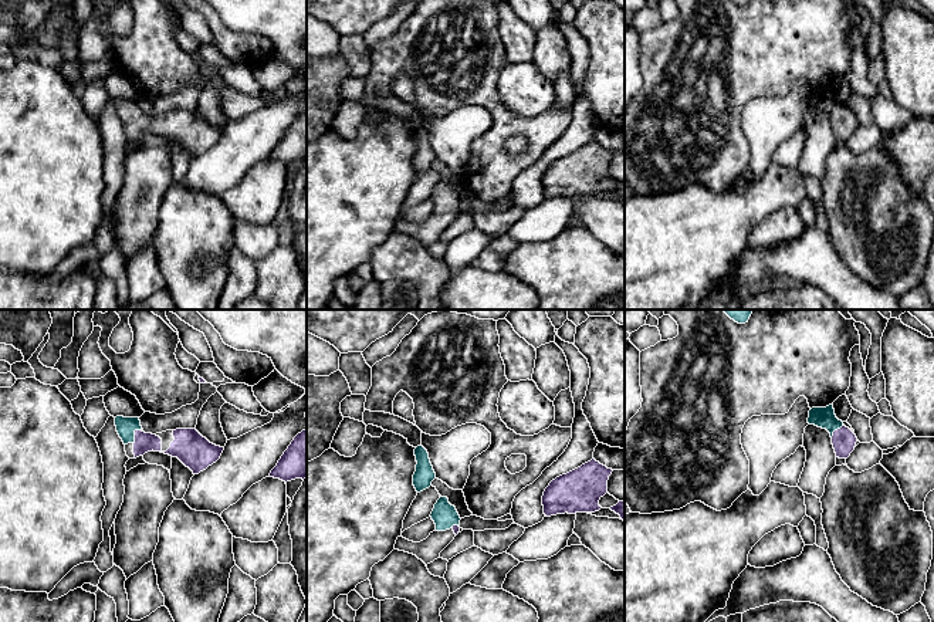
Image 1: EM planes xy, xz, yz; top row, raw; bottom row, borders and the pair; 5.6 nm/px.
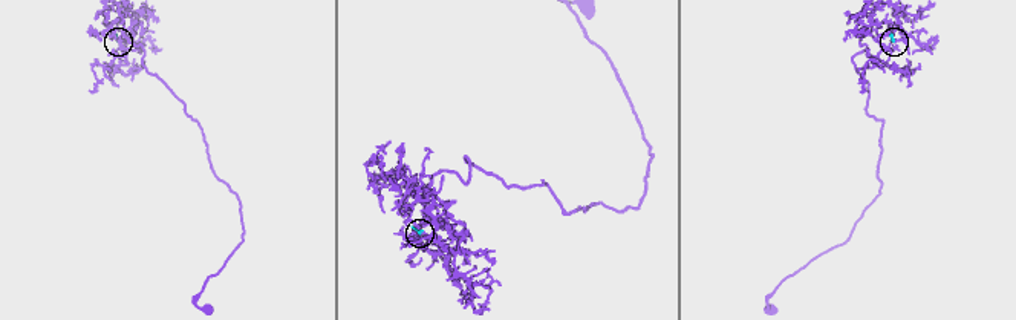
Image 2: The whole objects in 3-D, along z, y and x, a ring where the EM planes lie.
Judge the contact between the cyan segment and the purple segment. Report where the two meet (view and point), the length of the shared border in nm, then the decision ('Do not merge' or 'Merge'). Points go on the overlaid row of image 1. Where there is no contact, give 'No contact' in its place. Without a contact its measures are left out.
Touches cyan at xy (134, 435). Shared border 100 nm. Merge

